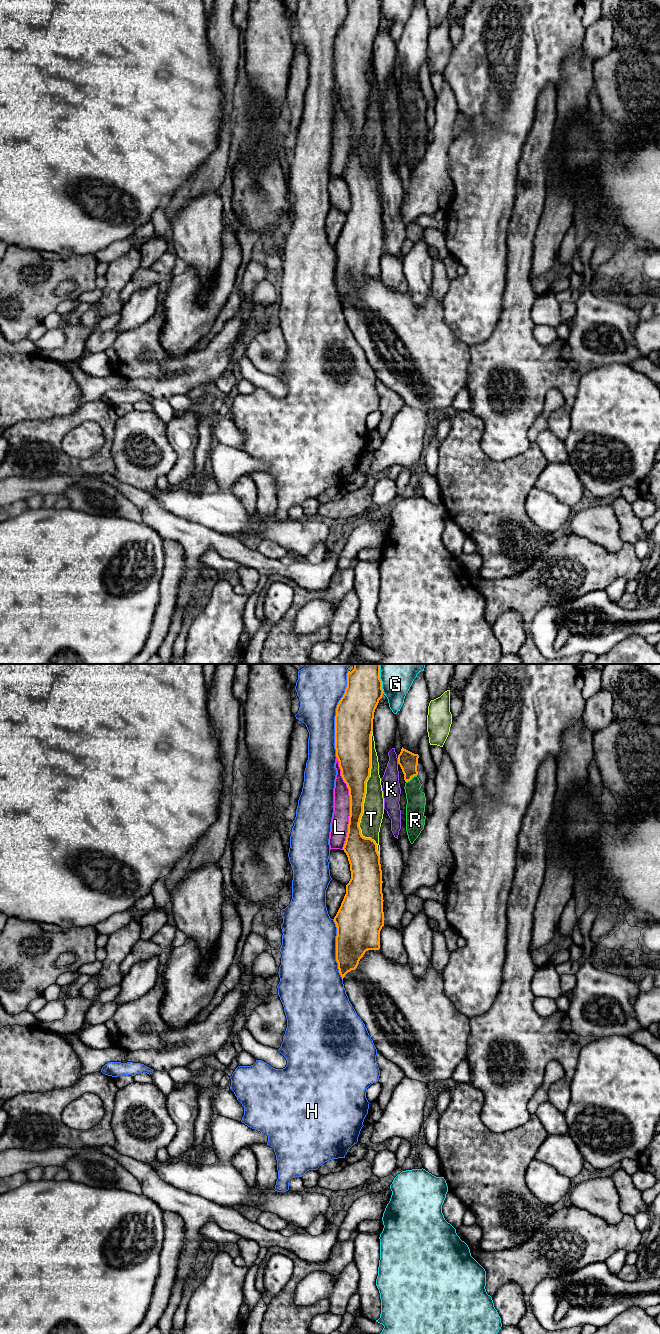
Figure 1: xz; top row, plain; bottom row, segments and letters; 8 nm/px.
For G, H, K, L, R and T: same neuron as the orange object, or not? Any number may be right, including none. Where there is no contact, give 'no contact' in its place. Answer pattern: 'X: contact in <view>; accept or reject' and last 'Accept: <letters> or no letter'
G: contact in xz; reject
H: contact in xz; reject
K: contact in xz; reject
L: contact in xz; reject
R: contact in xz; accept
T: contact in xz; reject
Accept: R

